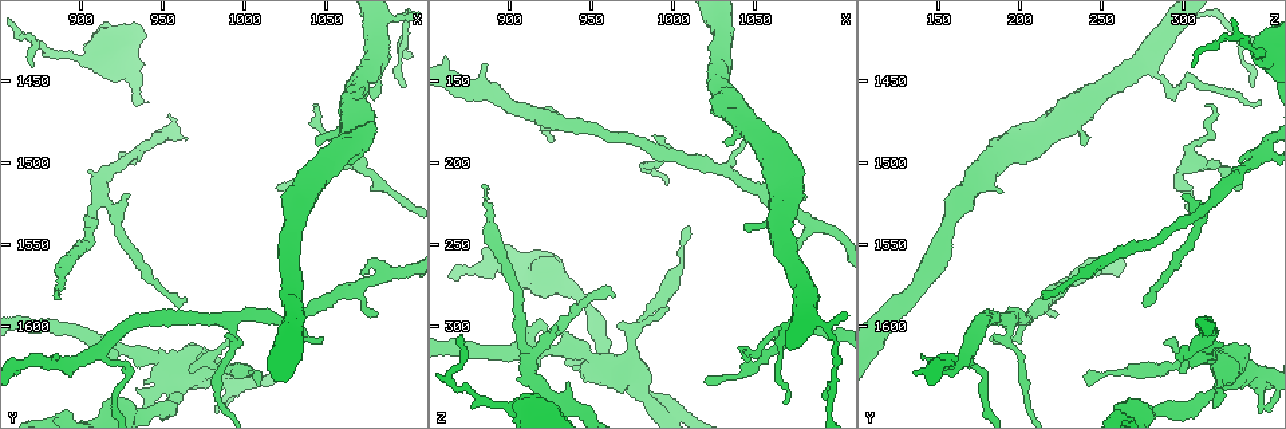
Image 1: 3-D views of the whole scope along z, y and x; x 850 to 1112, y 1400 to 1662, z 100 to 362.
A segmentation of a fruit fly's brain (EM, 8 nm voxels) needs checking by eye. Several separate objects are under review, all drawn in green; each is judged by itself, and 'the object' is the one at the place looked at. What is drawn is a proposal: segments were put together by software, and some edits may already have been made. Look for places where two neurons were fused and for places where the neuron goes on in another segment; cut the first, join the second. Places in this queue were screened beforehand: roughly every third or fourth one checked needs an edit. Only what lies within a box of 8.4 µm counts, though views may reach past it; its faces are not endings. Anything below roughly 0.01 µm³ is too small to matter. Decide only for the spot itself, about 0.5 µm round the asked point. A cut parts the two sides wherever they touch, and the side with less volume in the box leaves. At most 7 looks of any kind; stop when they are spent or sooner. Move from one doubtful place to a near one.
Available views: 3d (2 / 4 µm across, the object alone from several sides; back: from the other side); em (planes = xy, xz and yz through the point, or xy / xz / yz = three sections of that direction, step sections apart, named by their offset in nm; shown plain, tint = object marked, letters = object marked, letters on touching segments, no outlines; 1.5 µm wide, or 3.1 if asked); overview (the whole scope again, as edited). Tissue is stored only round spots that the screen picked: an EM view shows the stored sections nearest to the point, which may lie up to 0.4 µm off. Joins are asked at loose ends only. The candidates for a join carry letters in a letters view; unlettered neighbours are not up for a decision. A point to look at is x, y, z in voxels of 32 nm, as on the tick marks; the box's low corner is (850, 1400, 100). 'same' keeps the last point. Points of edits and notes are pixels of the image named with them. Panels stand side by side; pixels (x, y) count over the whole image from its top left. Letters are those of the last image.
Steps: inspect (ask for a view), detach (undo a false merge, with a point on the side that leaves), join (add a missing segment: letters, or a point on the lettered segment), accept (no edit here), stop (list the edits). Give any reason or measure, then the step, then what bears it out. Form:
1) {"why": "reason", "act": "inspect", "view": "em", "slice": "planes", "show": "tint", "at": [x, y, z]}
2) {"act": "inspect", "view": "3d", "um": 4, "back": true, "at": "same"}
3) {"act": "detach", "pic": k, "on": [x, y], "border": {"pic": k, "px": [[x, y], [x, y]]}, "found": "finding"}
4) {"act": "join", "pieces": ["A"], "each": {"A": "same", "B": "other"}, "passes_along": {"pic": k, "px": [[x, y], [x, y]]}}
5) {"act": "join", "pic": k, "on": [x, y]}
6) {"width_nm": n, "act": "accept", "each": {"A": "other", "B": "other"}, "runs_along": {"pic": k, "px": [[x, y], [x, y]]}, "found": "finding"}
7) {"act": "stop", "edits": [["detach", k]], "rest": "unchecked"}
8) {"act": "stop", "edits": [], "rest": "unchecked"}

{"why": "thin end", "act": "inspect", "view": "em", "slice": "planes", "show": "letters", "at": [1098, 1452, 340]}

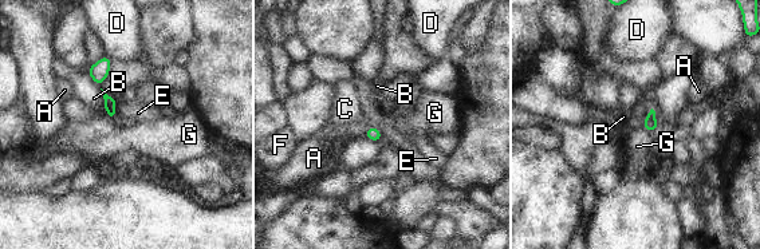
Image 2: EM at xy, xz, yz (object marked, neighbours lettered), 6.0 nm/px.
{"act": "accept", "each": {"A": "other", "B": "other", "C": "other", "D": "other", "E": "other", "F": "other", "G": "other"}, "found": "none of them fits"}

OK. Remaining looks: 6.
{"why": "sharp bend", "act": "inspect", "view": "em", "slice": "planes", "show": "letters", "at": [988, 1630, 348]}

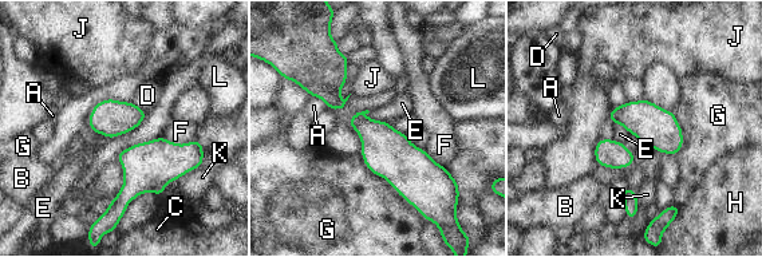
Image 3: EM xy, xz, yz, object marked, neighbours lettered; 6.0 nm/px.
{"width_nm": 220, "act": "detach", "pic": 3, "on": [335, 76], "each": {"A": "other", "B": "other", "C": "other", "D": "other", "E": "other", "F": "other", "G": "other", "H": "other", "J": "other", "K": "other", "L": "other"}, "found": "a second neuron is stuck on"}

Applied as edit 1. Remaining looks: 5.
{"why": "free end", "act": "inspect", "view": "3d", "um": 2, "at": [1044, 1464, 312]}

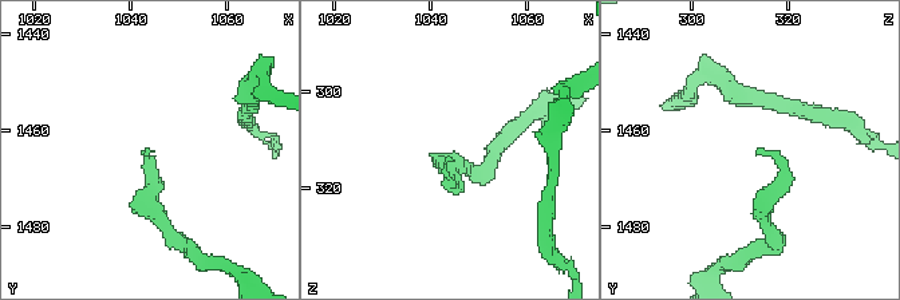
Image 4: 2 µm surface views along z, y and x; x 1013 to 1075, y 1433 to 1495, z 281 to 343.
{"why": "shape alone is not enough", "act": "inspect", "view": "em", "slice": "xy", "step": 4, "show": "tint", "at": [1045, 1464, 314]}

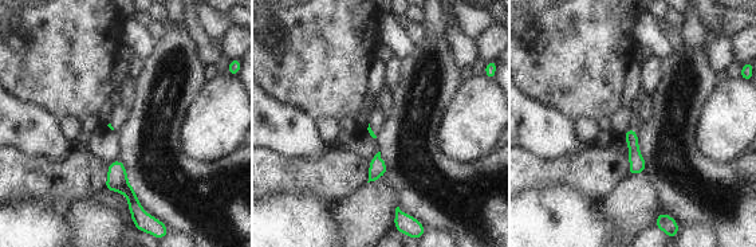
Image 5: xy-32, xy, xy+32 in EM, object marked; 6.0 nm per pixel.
{"why": "another direction", "act": "inspect", "view": "em", "slice": "planes", "show": "letters", "at": "same"}

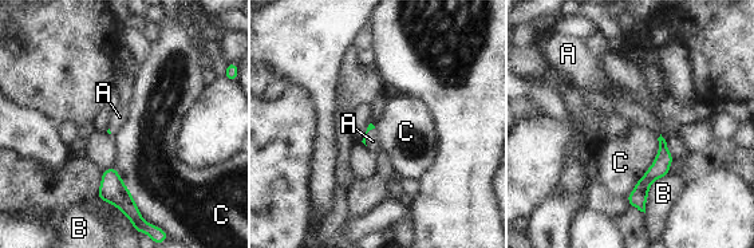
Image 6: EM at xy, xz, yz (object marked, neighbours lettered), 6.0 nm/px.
{"longest_contact_nm": ["C", 420], "act": "join", "pieces": ["A"], "each": {"A": "same", "B": "other", "C": "other"}, "found": "it goes on there"}

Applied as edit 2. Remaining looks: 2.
{"act": "stop", "edits": [["detach", 3], ["join", 6]], "rest": "unchecked"}

